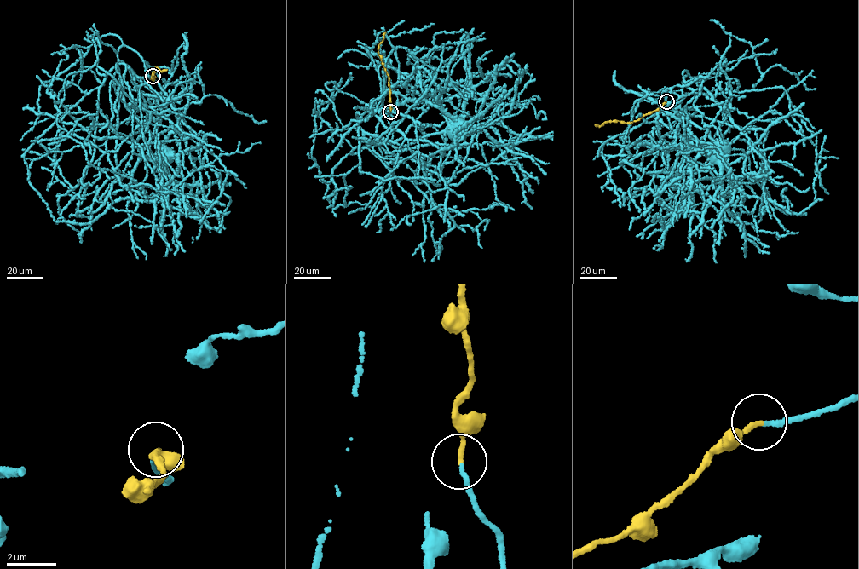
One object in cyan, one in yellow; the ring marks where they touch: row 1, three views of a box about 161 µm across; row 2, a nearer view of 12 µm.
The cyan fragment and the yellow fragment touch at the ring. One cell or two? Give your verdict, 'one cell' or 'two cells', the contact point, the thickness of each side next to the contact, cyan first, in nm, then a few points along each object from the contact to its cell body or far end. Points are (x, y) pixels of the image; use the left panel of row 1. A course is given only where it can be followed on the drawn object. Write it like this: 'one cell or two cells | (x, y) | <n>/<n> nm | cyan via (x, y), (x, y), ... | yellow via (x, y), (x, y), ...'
one cell | (152, 76) | 170/190 nm | cyan via (152, 76), (150, 78), (139, 53), (123, 45), (119, 48), (117, 70), (125, 106), (153, 135), (159, 156) | yellow via (152, 76), (155, 67), (161, 71), (167, 69)

